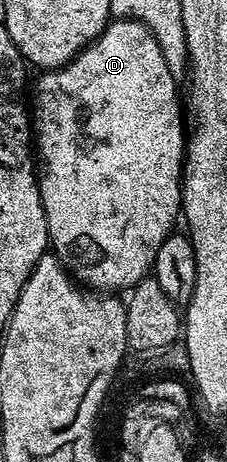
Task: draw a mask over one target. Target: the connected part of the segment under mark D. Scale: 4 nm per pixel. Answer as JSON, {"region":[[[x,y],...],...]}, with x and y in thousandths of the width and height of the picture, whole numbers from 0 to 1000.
{"region":[[[498,39],[463,58],[458,67],[401,93],[392,102],[370,104],[335,126],[313,128],[286,145],[233,145],[198,152],[194,162],[159,180],[159,199],[137,199],[132,206],[132,264],[150,286],[150,327],[163,338],[176,335],[194,342],[194,361],[185,353],[185,368],[172,372],[167,385],[176,390],[176,424],[185,426],[185,444],[203,461],[203,478],[211,481],[211,522],[225,541],[264,554],[269,569],[300,580],[304,589],[326,597],[339,613],[366,617],[388,626],[511,626],[493,621],[551,621],[577,626],[639,602],[665,589],[678,565],[696,556],[696,539],[714,539],[714,522],[731,522],[731,513],[762,506],[767,494],[758,491],[802,465],[802,372],[811,366],[811,338],[819,333],[819,258],[802,247],[802,206],[775,199],[775,180],[784,180],[780,165],[758,160],[749,141],[731,141],[731,123],[714,123],[714,106],[696,106],[696,89],[678,80],[678,71],[661,65],[639,50],[617,50],[604,41],[515,41]]]}

